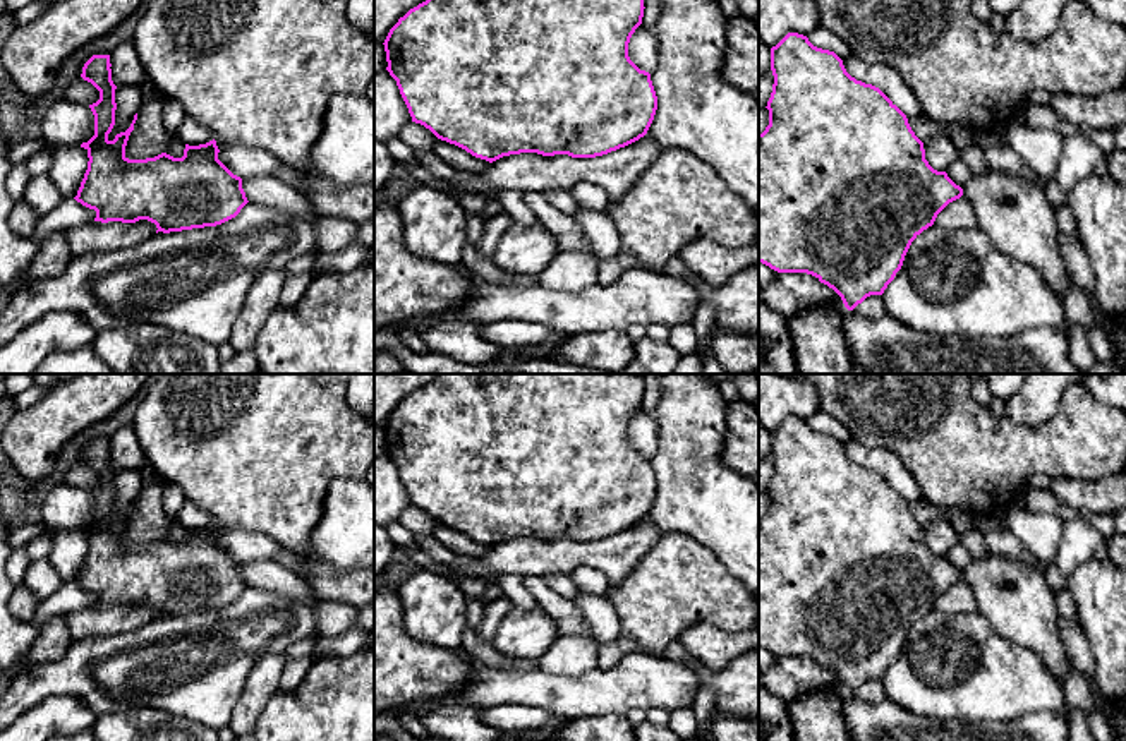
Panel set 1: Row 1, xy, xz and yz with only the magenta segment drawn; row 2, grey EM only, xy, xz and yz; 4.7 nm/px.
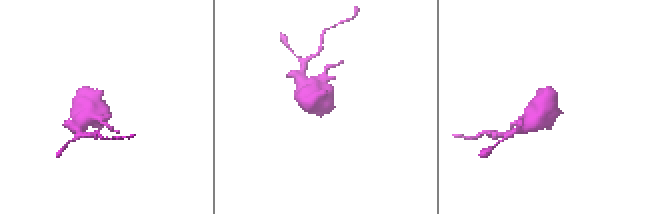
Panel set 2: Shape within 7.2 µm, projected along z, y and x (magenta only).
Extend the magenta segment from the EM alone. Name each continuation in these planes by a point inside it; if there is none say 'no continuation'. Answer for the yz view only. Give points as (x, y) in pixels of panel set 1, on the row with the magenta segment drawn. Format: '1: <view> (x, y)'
1: yz (1017, 215)

